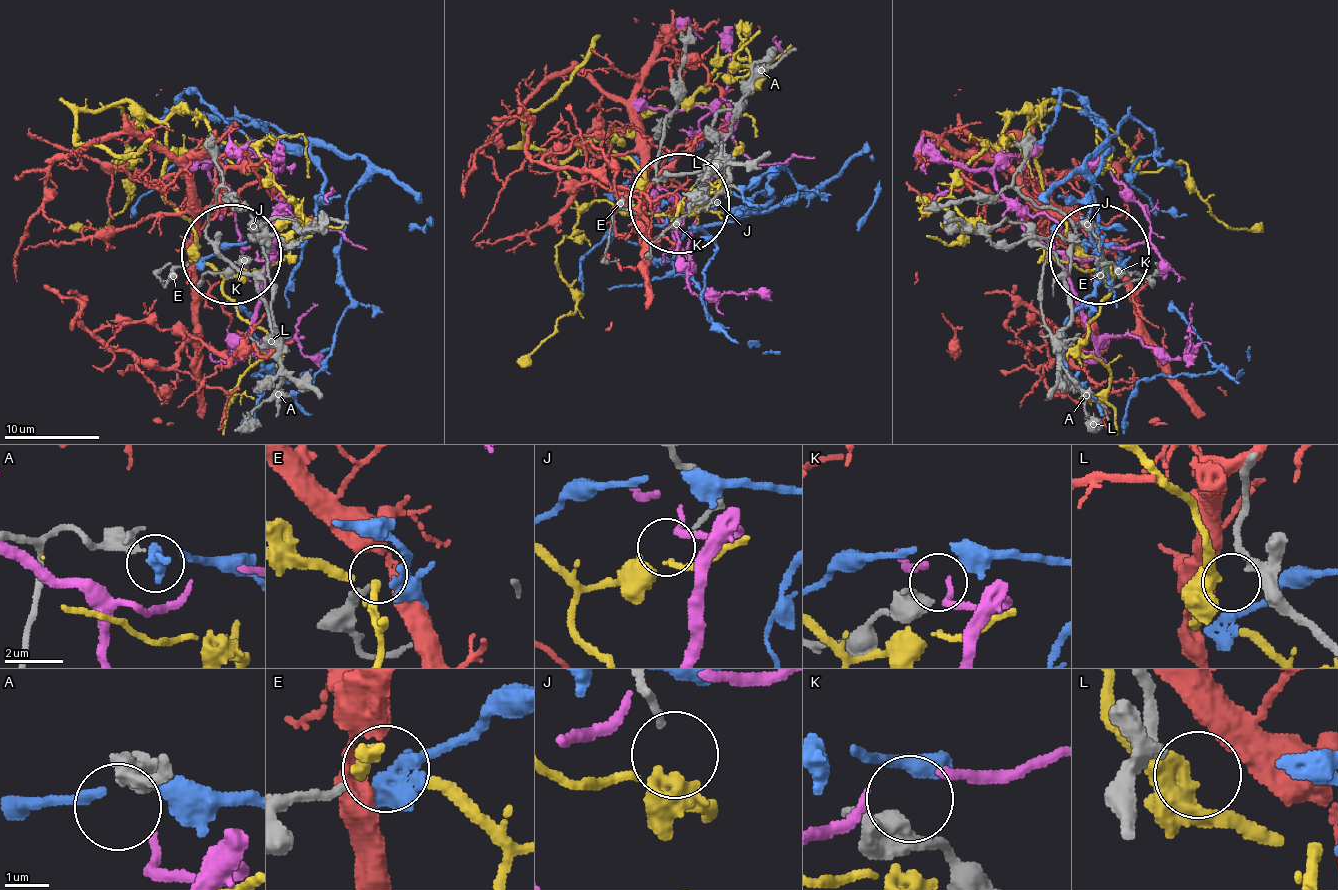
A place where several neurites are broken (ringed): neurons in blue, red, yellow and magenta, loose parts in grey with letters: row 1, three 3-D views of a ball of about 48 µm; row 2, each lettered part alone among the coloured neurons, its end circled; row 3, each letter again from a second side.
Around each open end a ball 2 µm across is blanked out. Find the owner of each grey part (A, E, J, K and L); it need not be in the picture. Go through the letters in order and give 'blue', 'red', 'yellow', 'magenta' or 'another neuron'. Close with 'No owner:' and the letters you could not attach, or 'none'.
A: another neuron
E: blue
J: yellow
K: magenta
L: another neuron
No owner: A, L

